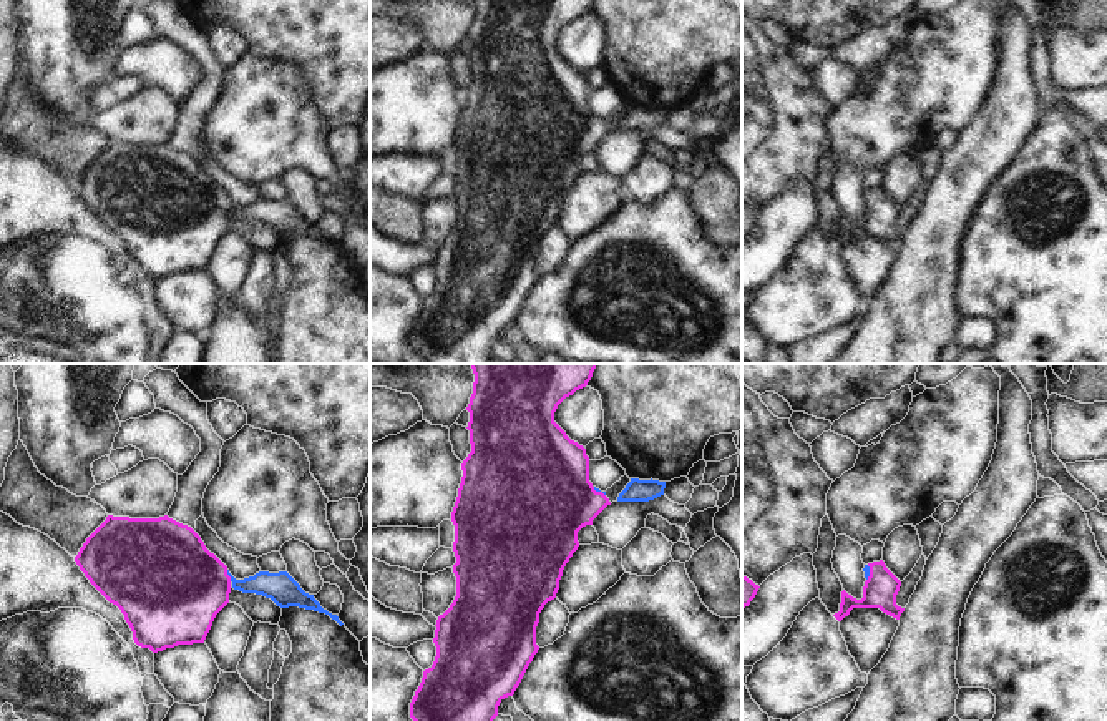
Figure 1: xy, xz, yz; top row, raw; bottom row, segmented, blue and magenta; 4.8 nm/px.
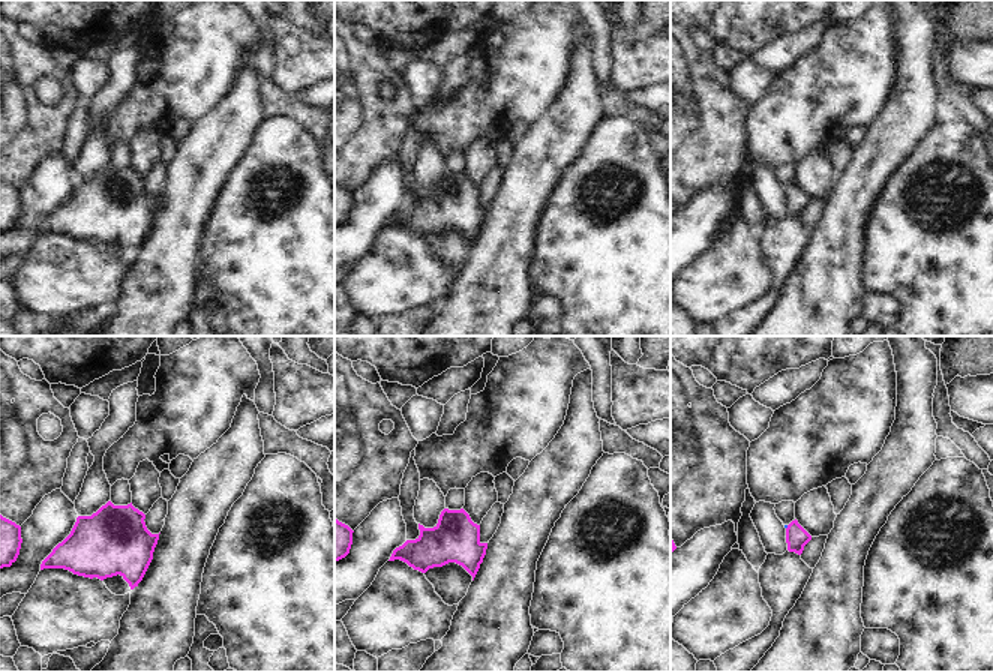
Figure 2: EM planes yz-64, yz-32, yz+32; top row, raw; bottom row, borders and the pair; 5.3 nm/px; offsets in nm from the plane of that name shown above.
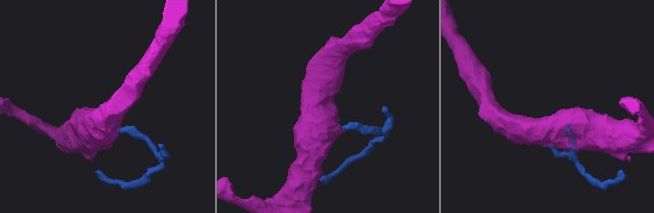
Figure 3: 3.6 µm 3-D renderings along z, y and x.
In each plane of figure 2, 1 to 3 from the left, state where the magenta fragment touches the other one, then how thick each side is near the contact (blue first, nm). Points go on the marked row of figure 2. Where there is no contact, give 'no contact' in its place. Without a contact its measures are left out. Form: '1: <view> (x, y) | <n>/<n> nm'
1: no contact
2: no contact
3: no contact

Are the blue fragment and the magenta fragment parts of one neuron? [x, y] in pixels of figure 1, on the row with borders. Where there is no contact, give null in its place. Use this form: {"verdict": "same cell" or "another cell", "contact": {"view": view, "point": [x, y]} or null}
{"verdict": "same cell", "contact": {"view": "xy", "point": [228, 573]}}

